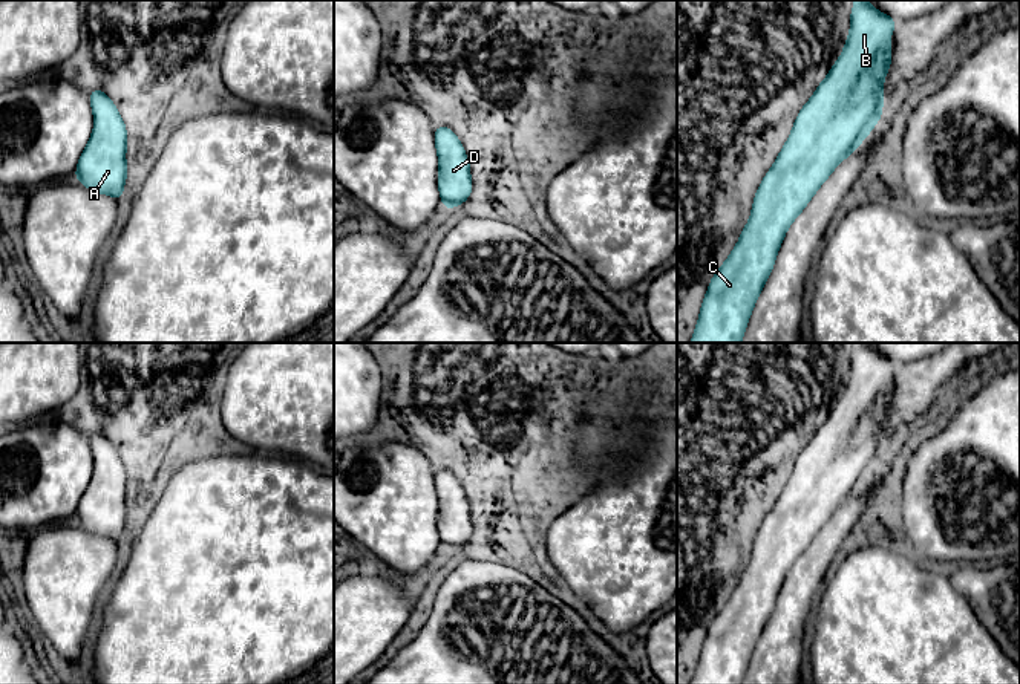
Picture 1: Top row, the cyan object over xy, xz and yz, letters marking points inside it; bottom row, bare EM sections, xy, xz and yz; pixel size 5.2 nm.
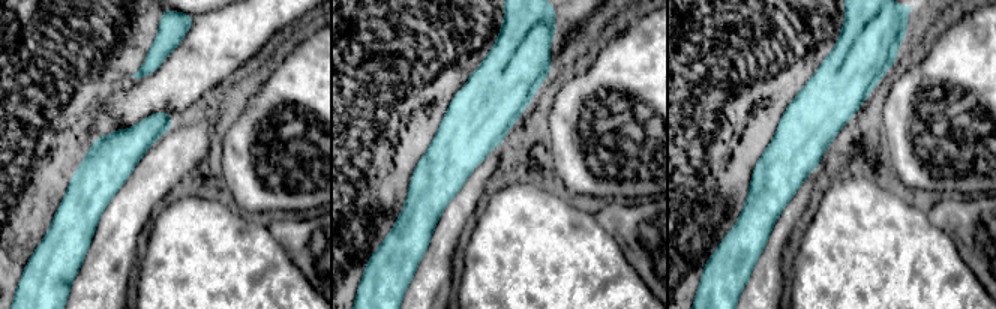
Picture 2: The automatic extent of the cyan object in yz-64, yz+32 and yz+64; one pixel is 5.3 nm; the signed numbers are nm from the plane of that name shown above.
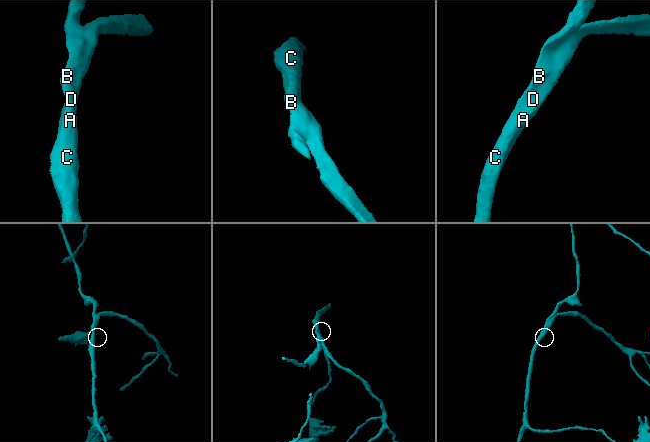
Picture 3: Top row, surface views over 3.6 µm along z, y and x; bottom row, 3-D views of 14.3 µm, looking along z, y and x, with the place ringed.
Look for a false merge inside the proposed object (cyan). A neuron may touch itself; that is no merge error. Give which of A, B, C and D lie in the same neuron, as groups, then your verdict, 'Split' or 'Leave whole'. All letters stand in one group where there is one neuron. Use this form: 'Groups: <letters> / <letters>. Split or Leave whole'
Groups: A B C D. Leave whole

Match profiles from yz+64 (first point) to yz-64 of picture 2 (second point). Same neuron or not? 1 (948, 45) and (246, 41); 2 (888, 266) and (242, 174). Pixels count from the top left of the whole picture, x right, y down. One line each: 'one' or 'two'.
1: two
2: two

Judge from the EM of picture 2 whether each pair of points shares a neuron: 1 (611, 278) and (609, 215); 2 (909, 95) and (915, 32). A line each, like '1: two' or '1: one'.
1: two
2: two

